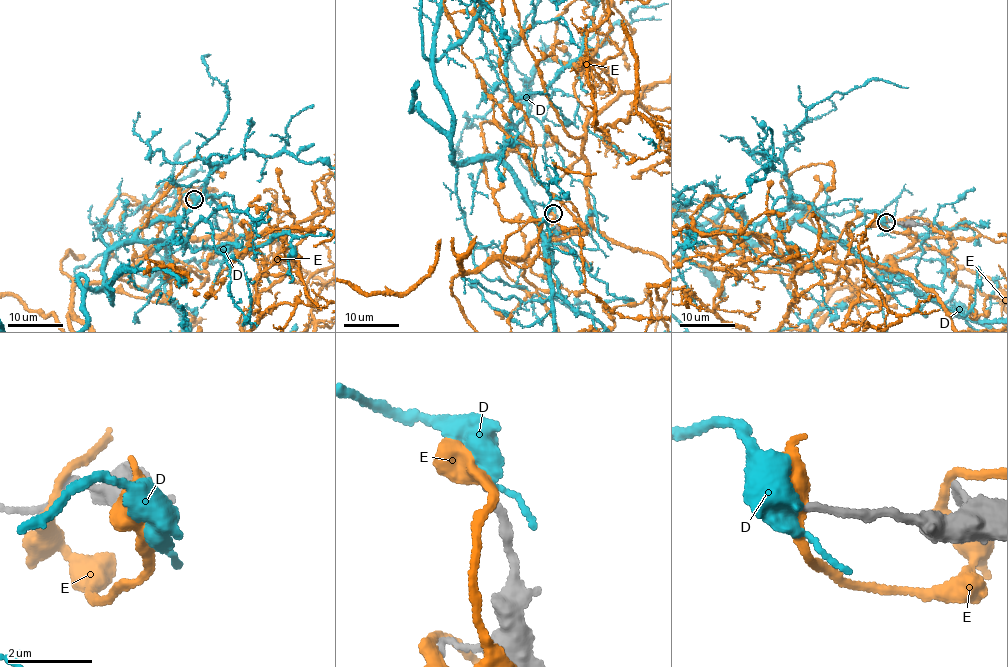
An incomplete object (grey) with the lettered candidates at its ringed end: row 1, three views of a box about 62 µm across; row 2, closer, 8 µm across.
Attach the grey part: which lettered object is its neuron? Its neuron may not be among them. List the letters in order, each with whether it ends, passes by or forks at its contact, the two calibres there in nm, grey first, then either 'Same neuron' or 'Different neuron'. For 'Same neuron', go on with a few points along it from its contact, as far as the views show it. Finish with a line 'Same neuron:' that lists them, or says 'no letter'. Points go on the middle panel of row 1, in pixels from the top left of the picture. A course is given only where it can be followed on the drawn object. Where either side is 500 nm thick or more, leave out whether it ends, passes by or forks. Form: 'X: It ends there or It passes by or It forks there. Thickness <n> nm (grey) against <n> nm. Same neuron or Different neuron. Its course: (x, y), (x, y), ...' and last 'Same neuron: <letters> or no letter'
D: It passes by. Thickness 170 nm (grey) against 440 nm. Different neuron
E: It passes by. Thickness 170 nm (grey) against 460 nm. Different neuron
Same neuron: no letter

